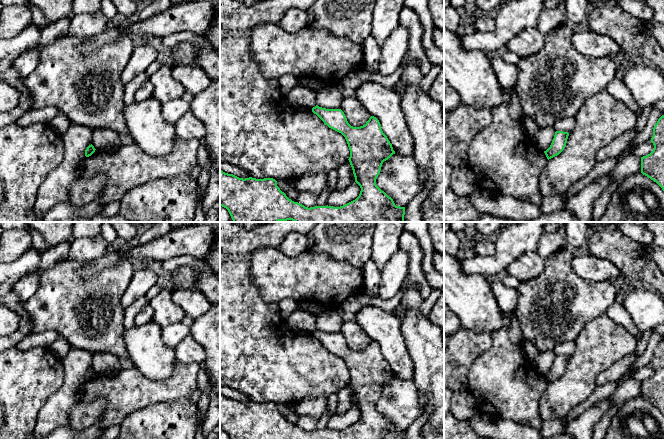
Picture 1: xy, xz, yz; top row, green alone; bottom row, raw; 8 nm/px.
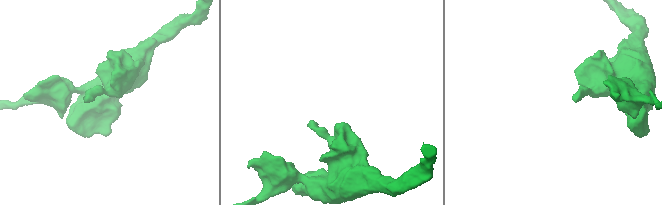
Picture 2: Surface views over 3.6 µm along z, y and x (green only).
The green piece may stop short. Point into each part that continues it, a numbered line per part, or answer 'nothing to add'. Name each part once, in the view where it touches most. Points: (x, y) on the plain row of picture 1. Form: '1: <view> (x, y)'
nothing to add

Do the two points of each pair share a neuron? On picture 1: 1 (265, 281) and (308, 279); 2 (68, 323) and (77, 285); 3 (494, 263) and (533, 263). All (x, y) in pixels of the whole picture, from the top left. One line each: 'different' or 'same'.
1: same
2: same
3: different

